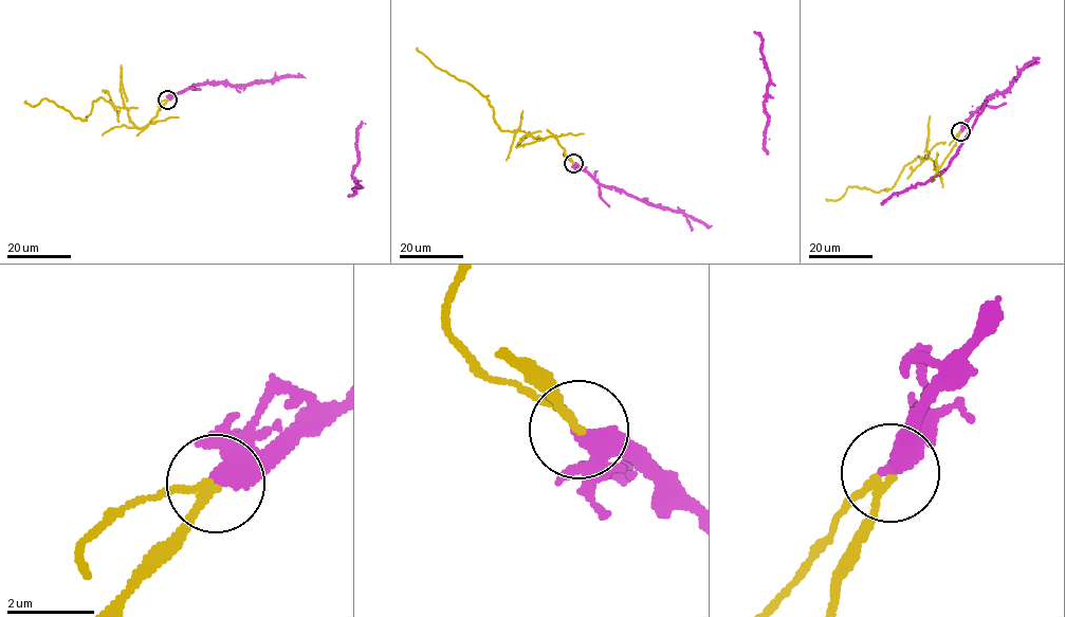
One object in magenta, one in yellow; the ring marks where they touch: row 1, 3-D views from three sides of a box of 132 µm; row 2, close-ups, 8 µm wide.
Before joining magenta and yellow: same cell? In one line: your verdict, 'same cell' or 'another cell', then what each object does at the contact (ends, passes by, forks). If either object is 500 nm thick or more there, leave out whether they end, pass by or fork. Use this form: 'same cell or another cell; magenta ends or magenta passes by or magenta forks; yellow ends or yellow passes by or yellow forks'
another cell; magenta ends; yellow passes by

